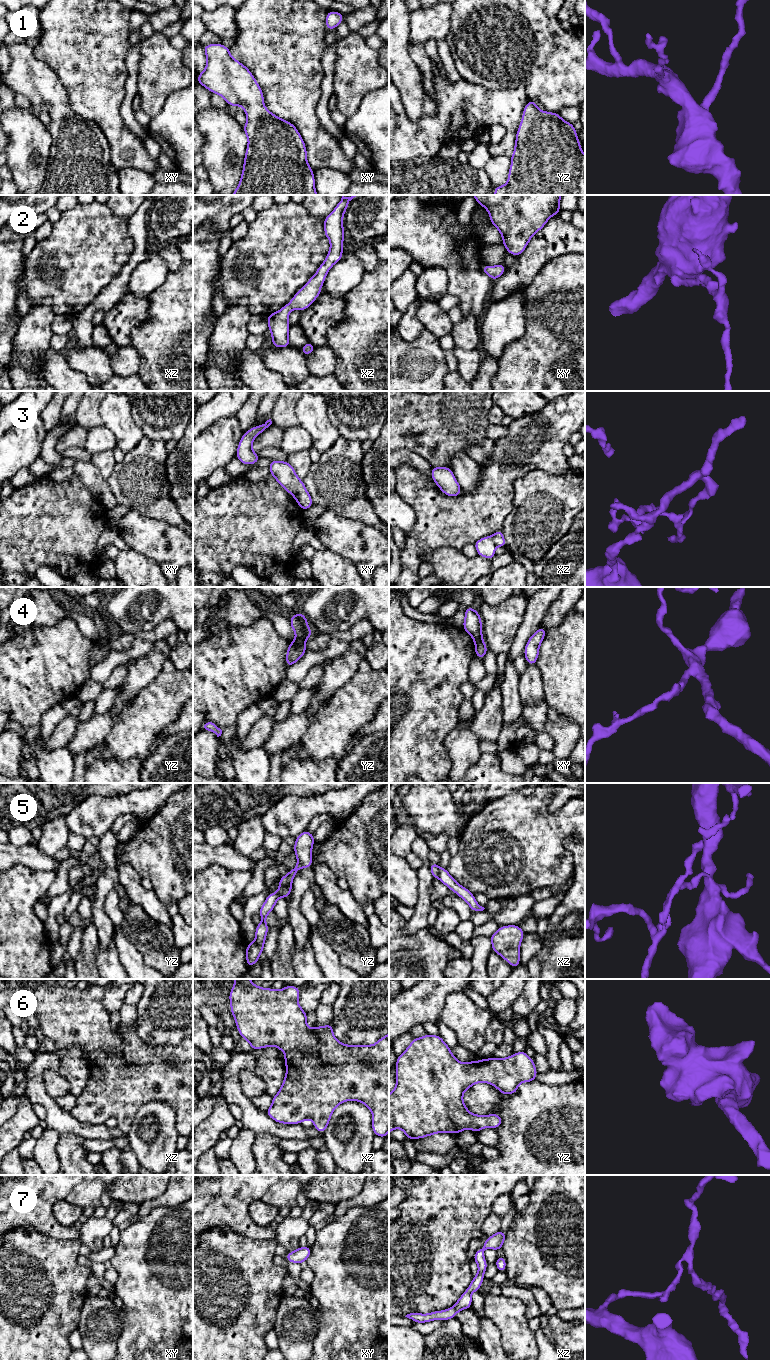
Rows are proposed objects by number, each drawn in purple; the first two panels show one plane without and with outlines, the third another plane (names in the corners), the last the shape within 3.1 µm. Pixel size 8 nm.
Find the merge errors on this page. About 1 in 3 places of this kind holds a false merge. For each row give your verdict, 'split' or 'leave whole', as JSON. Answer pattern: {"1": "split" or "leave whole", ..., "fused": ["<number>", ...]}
{"1": "leave whole", "2": "leave whole", "3": "leave whole", "4": "split", "5": "split", "6": "leave whole", "7": "leave whole", "fused": ["4", "5"]}

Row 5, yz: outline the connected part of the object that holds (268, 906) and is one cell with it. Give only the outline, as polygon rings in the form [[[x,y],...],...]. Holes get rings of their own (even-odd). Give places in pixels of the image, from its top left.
[[[285,886],[280,888],[275,893],[270,893],[261,908],[259,909],[259,914],[261,917],[261,921],[266,920],[268,914],[273,911],[275,904],[277,903],[278,899],[281,897],[288,898],[291,895],[292,886]]]

